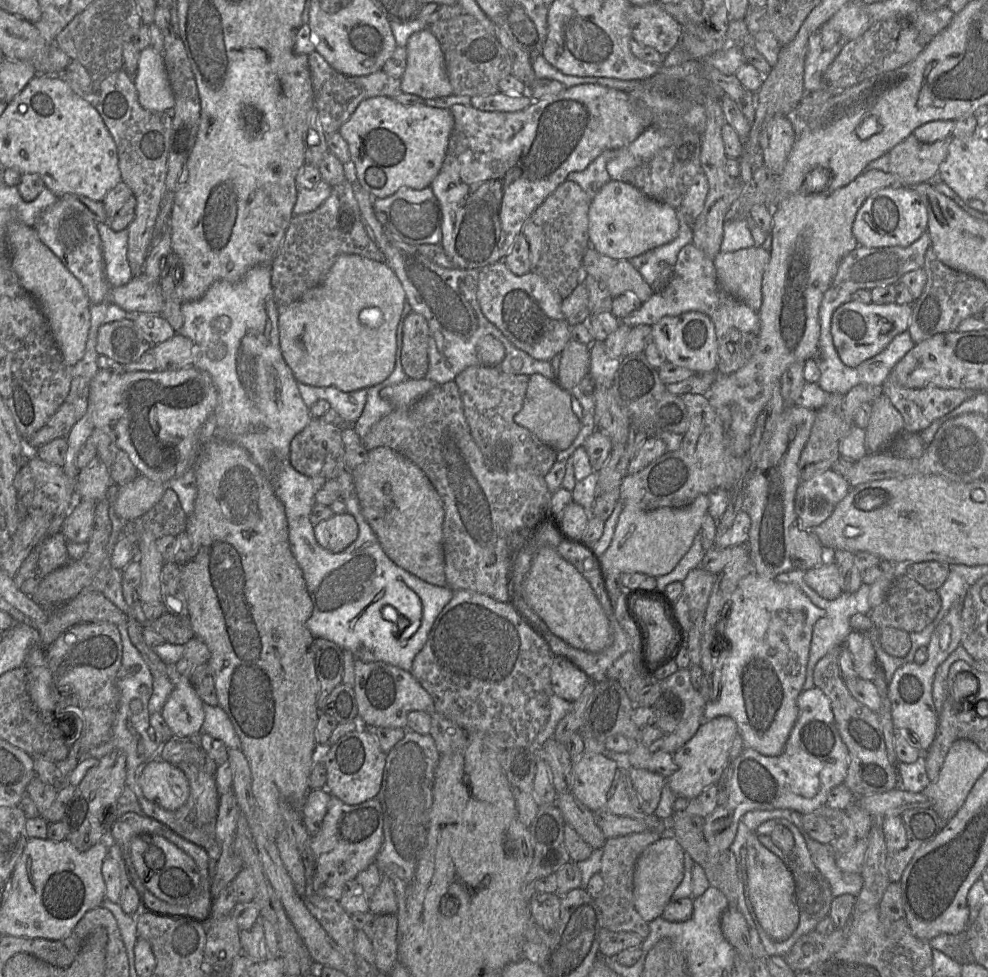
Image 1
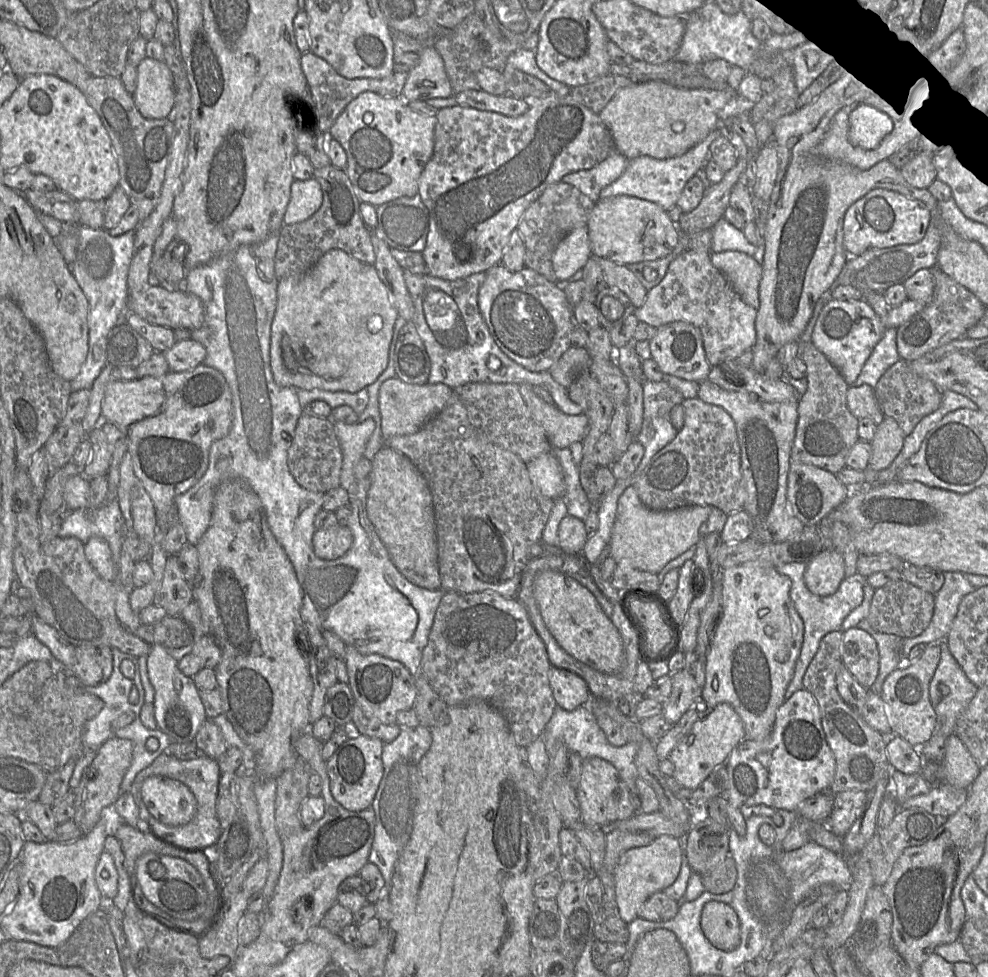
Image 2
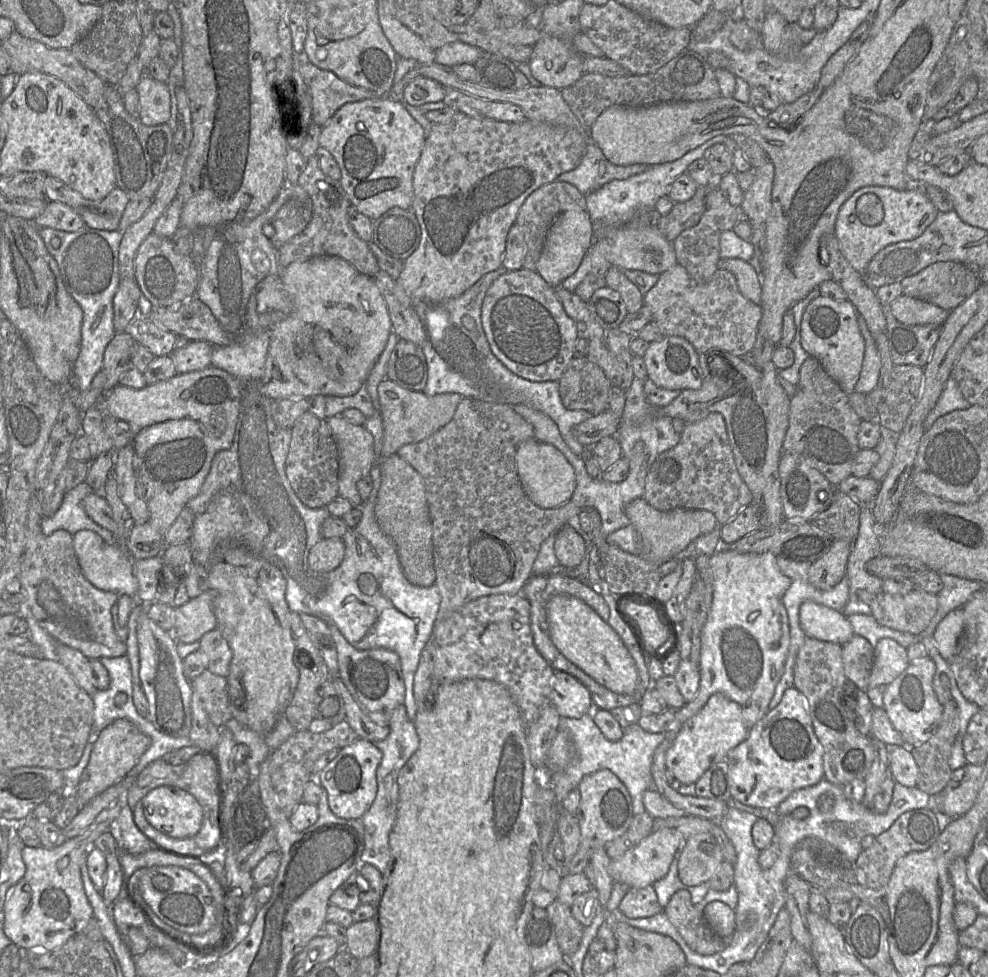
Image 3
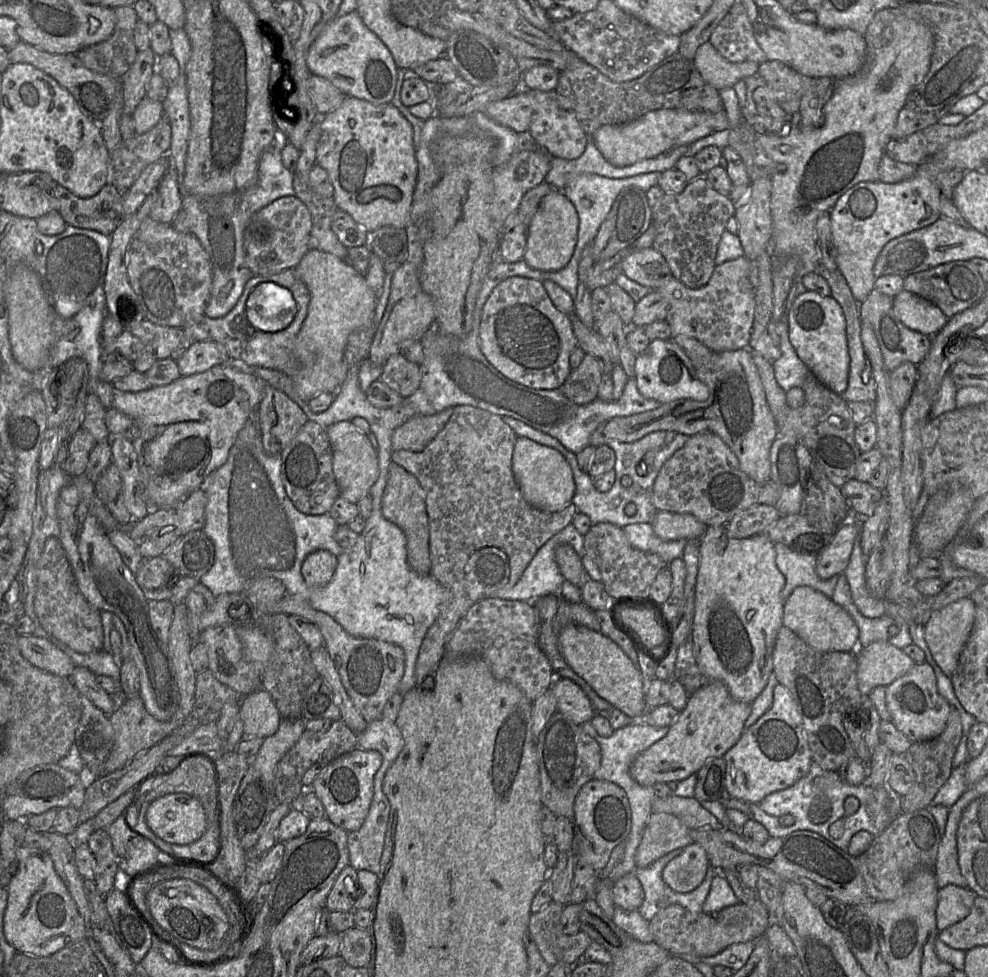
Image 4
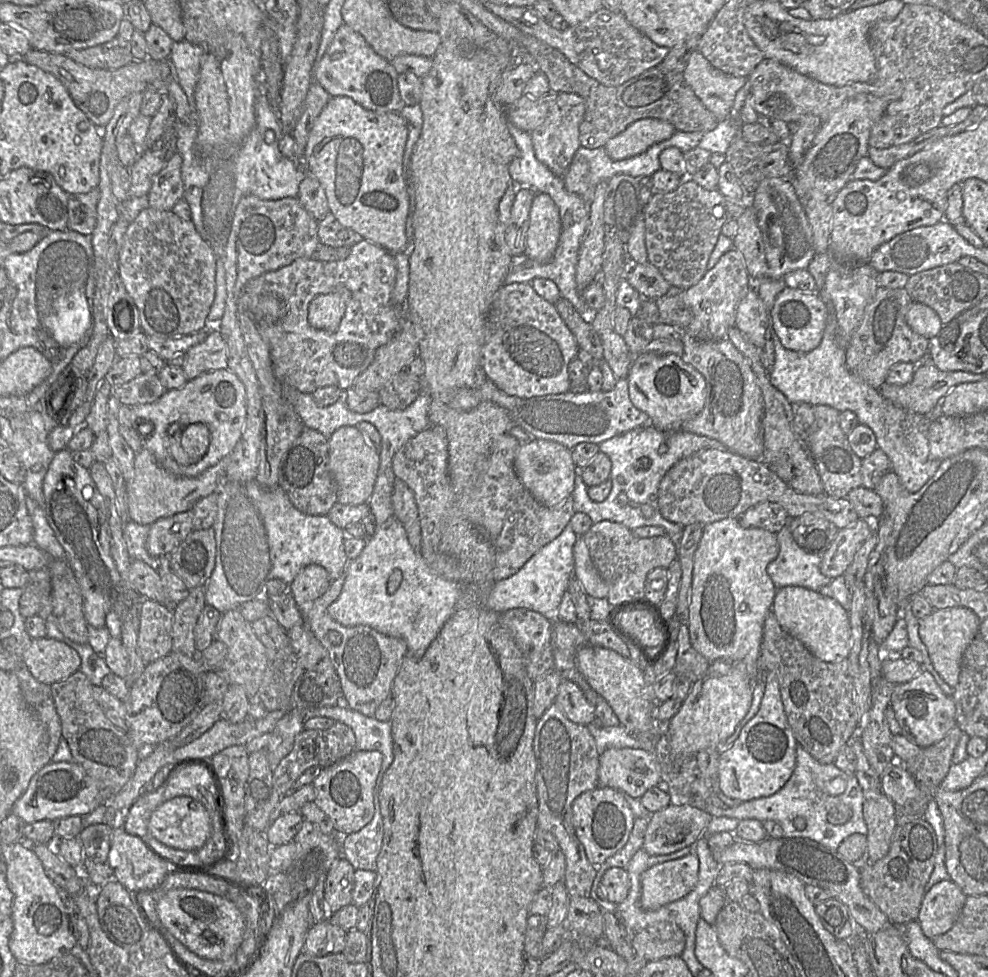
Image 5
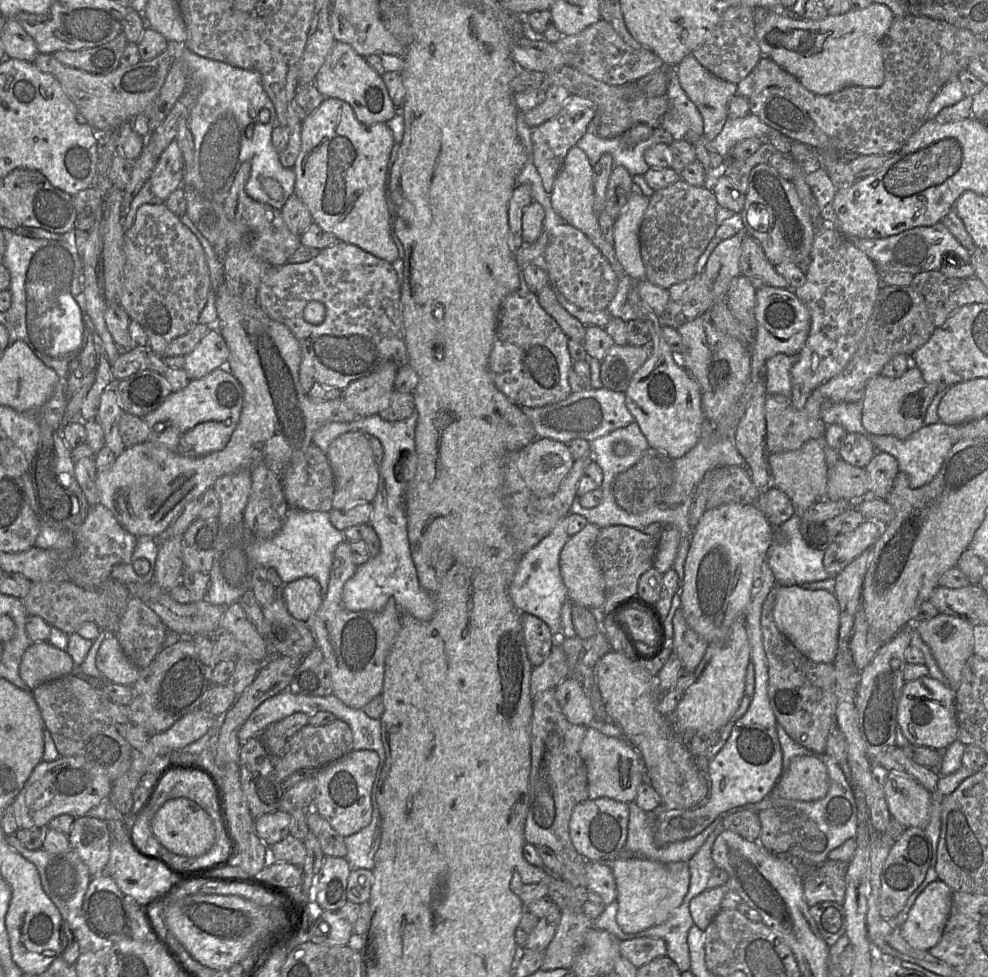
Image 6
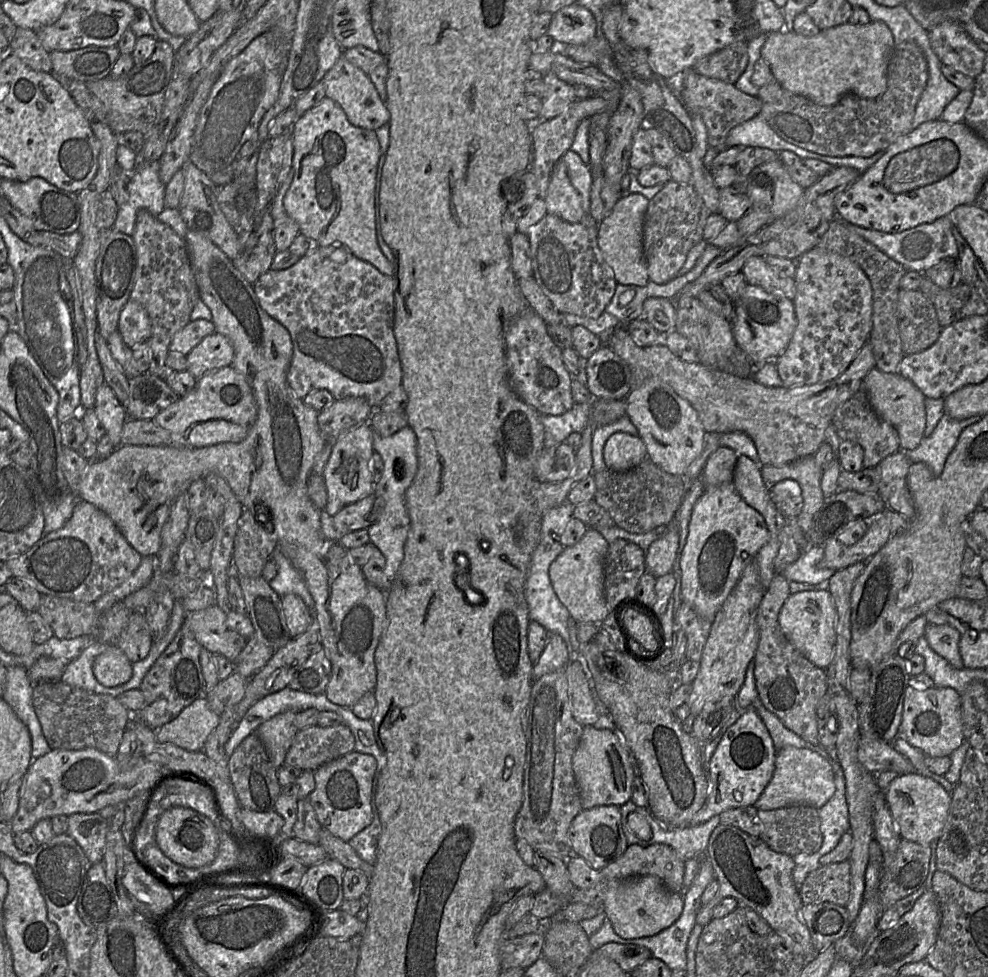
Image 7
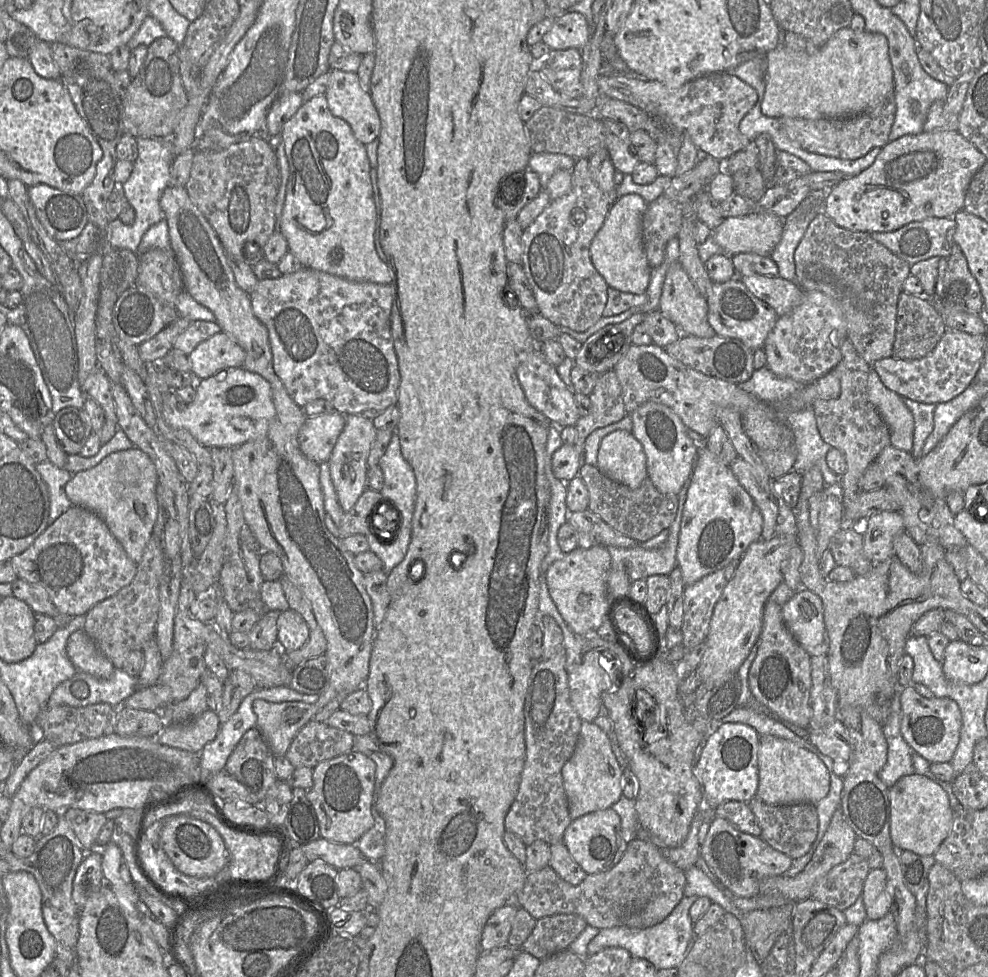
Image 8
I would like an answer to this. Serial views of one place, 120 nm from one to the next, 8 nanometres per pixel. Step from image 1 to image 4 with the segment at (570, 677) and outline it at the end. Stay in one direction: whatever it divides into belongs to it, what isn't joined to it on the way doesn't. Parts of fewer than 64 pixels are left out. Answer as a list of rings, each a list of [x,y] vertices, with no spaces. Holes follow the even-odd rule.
[[[554,678],[551,691],[557,701],[557,709],[579,725],[591,721],[596,711],[582,688],[569,678]]]

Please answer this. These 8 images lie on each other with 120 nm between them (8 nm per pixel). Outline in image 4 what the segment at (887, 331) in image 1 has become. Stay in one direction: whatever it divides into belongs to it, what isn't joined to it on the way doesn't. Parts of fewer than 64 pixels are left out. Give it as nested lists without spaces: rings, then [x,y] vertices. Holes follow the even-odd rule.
[[[905,290],[894,298],[893,307],[905,326],[930,337],[937,334],[949,320],[935,304]],[[805,291],[794,301],[787,315],[789,340],[798,357],[825,386],[842,395],[848,385],[850,357],[846,320],[840,304],[832,296]]]

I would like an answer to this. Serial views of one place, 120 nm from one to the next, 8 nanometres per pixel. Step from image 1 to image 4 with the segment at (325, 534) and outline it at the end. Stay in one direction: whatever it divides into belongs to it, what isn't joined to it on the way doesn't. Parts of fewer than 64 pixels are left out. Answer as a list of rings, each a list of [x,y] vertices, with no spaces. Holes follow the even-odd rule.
[[[317,550],[304,559],[301,573],[310,588],[320,588],[328,584],[337,567],[338,556],[327,550]]]

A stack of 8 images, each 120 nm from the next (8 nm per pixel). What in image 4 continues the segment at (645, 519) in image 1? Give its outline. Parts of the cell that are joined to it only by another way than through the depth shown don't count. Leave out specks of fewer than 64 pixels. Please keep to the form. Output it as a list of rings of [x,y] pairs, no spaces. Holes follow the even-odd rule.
[[[657,511],[650,523],[655,534],[665,541],[701,539],[708,526],[690,514]]]

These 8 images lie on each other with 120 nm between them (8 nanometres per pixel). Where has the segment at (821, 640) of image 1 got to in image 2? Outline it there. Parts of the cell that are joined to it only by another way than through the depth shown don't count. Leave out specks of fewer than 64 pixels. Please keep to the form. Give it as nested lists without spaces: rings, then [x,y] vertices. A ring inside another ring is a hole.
[[[785,563],[776,566],[776,570],[781,575],[785,575],[791,579],[790,598],[804,623],[803,643],[795,665],[793,678],[785,692],[785,700],[797,690],[804,688],[803,676],[817,653],[821,639],[829,632],[841,631],[844,619],[852,610],[861,605],[864,598],[863,579],[866,577],[860,577],[859,575],[845,578],[833,595],[821,597],[813,594],[804,582],[804,573],[807,564],[808,563]]]

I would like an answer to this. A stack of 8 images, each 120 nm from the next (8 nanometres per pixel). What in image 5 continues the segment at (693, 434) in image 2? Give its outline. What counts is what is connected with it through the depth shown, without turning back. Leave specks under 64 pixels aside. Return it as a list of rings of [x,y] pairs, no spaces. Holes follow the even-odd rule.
[[[718,449],[701,450],[681,459],[666,472],[658,489],[661,515],[681,526],[694,523],[705,526],[725,518],[738,518],[750,507],[765,501],[780,504],[790,518],[811,512],[831,521],[838,529],[848,527],[859,519],[846,497],[798,492],[761,460],[747,459],[734,452]]]

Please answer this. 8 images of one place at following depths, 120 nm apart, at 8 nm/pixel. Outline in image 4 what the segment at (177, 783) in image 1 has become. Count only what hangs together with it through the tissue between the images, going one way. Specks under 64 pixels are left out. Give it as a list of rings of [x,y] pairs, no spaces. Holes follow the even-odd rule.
[[[170,793],[152,801],[146,811],[146,822],[157,837],[179,845],[198,840],[206,829],[200,801],[186,793]]]

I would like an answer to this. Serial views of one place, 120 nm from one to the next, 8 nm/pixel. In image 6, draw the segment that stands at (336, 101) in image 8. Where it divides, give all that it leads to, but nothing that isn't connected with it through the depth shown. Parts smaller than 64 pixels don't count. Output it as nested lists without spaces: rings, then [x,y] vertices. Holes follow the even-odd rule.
[[[344,42],[334,43],[314,83],[325,98],[336,98],[350,104],[357,120],[365,125],[386,123],[397,114],[382,76],[352,46]]]

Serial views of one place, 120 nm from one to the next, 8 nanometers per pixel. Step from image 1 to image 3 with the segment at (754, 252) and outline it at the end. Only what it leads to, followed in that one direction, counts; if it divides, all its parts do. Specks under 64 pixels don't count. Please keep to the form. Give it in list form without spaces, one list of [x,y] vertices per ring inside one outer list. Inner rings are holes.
[[[737,258],[721,259],[719,268],[734,274],[741,294],[753,303],[760,305],[762,295],[761,281],[749,262]]]

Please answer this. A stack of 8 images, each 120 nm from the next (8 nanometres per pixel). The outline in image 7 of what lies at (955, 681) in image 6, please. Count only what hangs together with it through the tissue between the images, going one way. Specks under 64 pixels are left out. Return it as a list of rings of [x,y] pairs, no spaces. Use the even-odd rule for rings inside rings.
[[[928,623],[925,627],[924,637],[932,650],[947,660],[953,667],[964,668],[959,652],[961,634],[956,628],[949,624],[935,625]]]

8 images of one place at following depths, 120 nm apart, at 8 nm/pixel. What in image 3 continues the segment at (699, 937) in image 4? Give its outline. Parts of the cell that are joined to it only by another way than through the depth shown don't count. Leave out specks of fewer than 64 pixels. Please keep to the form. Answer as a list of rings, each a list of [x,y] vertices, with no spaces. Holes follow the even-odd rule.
[[[686,888],[678,890],[671,896],[663,912],[696,953],[712,955],[727,947],[730,937],[722,938],[710,929],[703,918],[703,913],[698,912],[692,904]]]

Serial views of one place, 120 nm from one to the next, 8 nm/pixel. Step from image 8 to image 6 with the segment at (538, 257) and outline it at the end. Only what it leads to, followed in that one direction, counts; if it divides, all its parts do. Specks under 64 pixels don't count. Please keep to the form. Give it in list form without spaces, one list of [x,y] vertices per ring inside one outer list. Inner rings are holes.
[[[562,223],[552,230],[544,251],[550,285],[567,301],[589,312],[604,311],[613,299],[618,276],[608,260],[579,229]]]

